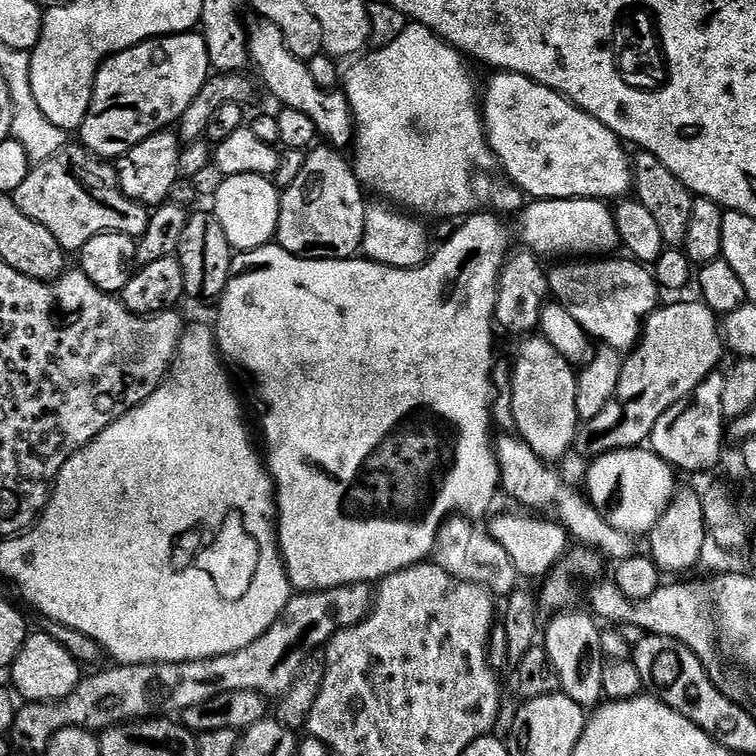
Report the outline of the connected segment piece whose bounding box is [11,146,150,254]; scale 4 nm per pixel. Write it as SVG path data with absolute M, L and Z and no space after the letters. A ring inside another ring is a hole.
M66 146L48 160L39 161L26 182L11 193L13 202L34 222L42 222L69 254L79 253L90 238L103 232L117 232L138 238L146 234L149 209L129 198L120 188L115 167L83 146Z

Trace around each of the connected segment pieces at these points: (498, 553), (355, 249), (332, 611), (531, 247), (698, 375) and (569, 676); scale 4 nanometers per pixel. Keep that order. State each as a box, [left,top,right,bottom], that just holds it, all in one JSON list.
[[434,515,518,598],[275,147,365,260],[10,583,374,754],[518,200,621,258],[578,299,726,458],[542,610,606,710]]

